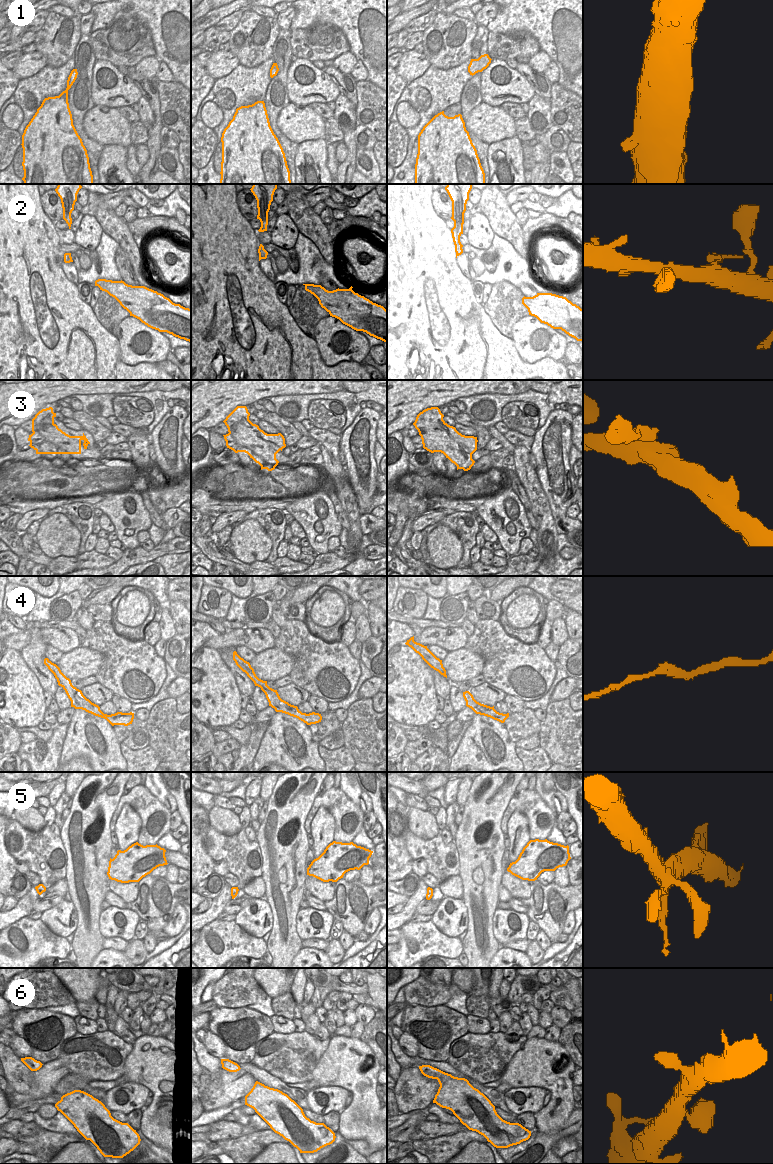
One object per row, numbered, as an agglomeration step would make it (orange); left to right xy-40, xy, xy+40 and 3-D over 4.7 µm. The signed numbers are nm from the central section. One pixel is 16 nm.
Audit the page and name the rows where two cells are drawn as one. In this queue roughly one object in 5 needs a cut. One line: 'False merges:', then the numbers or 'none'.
False merges: none

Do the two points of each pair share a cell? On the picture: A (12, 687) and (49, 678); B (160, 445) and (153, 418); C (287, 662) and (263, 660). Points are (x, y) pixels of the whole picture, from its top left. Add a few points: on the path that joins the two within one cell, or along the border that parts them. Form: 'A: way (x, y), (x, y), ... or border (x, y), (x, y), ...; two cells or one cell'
A: border (25, 661), (44, 690); two cells
B: border (164, 409), (158, 422), (140, 441); two cells
C: way (281, 663), (269, 663); one cell

